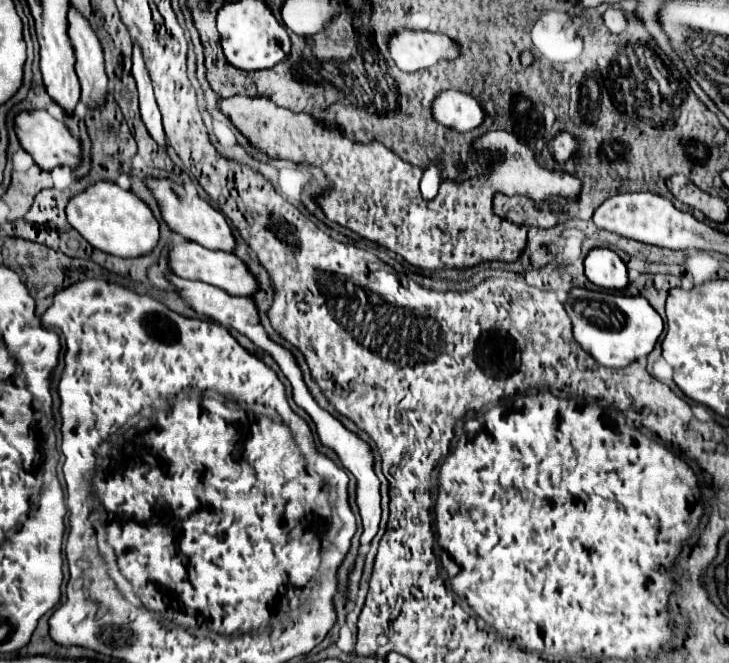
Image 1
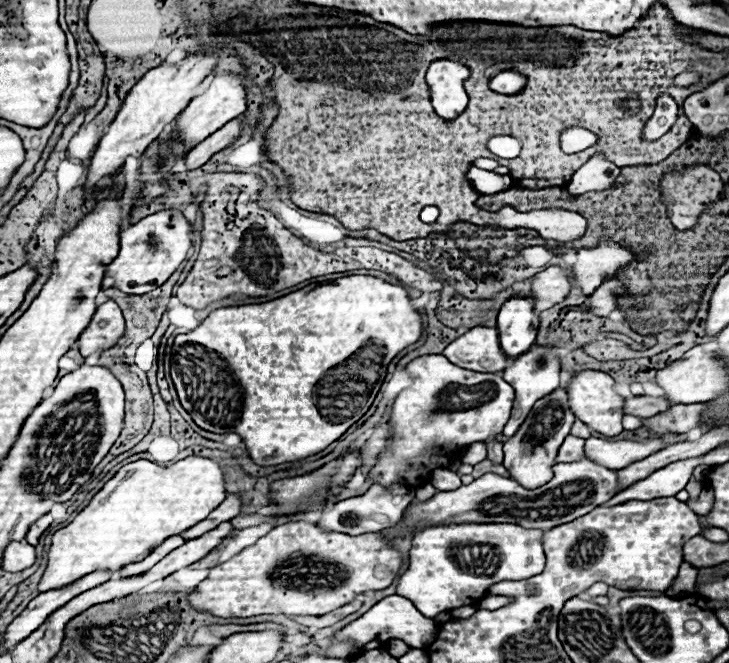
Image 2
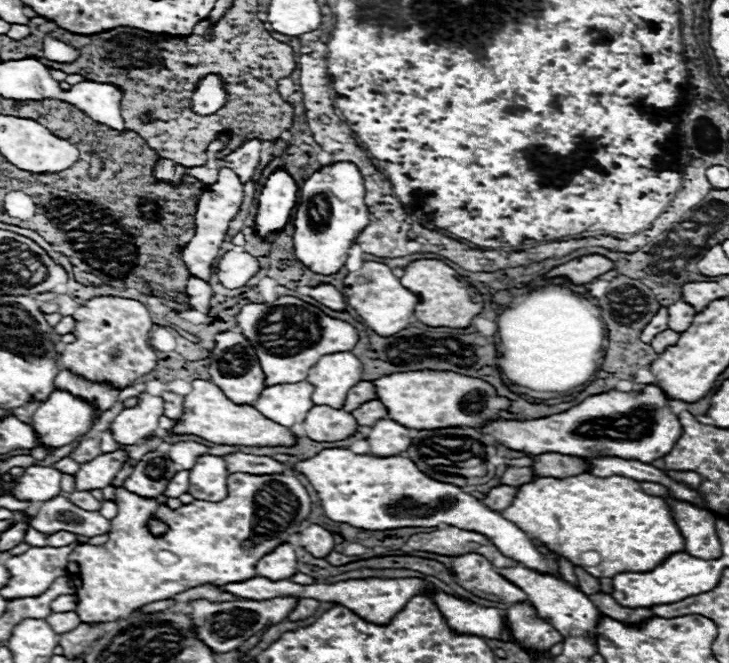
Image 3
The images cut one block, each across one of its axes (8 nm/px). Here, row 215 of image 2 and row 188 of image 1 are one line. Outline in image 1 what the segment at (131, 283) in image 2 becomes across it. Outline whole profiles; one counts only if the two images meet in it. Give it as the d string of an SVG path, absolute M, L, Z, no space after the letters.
M148 178L148 188L154 192L154 196L156 196L158 204L160 204L162 218L168 222L168 226L176 234L180 234L186 240L198 242L198 244L202 244L202 246L206 246L210 250L222 250L222 252L232 252L234 254L236 240L234 240L232 228L226 222L226 218L224 218L222 212L218 212L216 208L212 208L202 198L190 198L180 184L174 184L174 182L166 180L166 178L162 178L162 180Z

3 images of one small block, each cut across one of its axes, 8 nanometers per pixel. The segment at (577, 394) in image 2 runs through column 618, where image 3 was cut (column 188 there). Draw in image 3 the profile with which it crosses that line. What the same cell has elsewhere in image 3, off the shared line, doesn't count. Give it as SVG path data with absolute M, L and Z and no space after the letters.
M208 380L192 382L192 392L184 398L184 414L180 418L180 424L176 424L170 432L196 434L214 444L230 444L230 446L232 444L238 446L294 446L296 444L296 434L290 428L274 424L250 404L234 404L224 396L224 392L216 384Z

